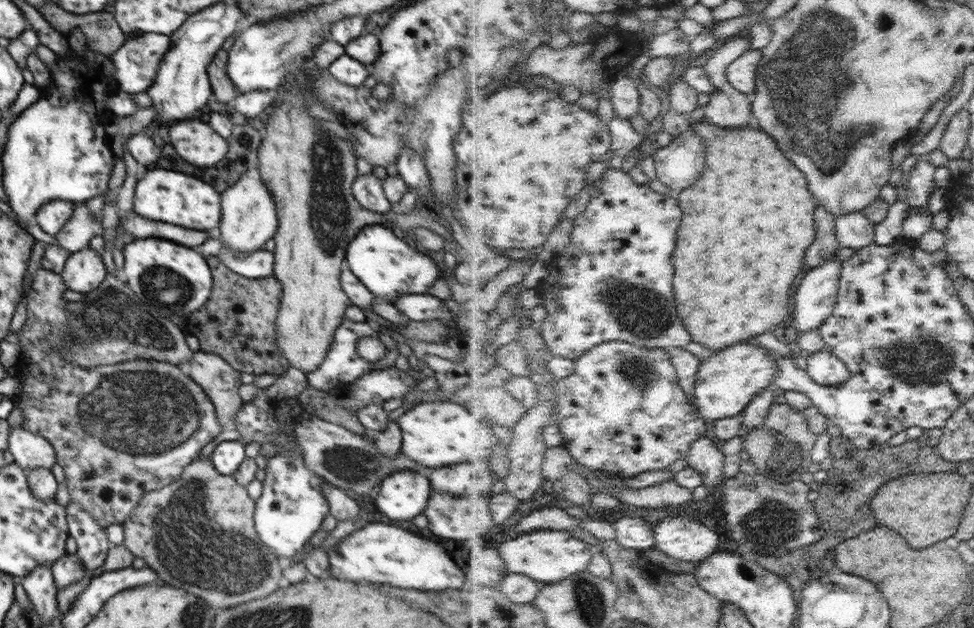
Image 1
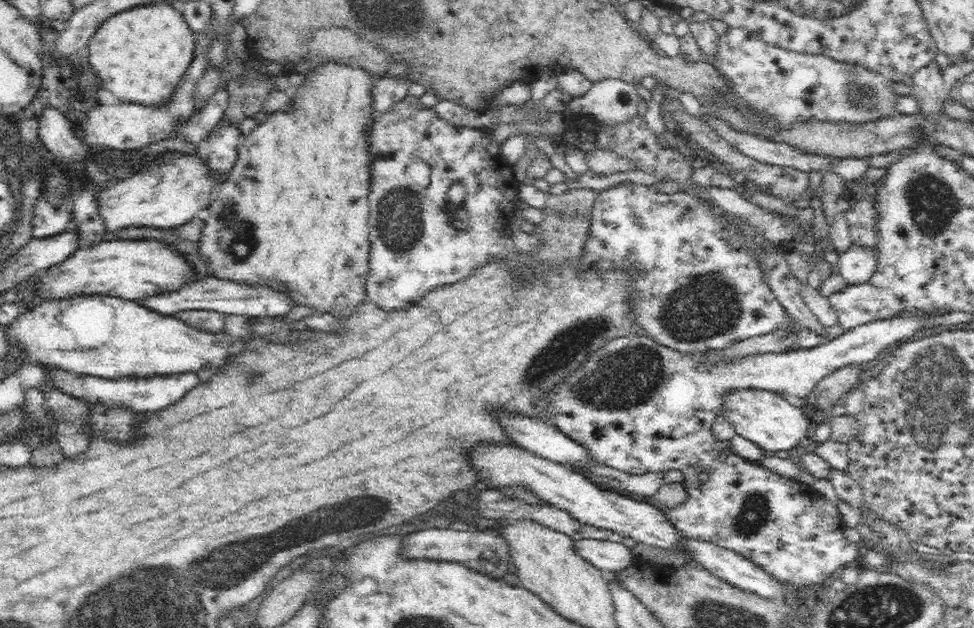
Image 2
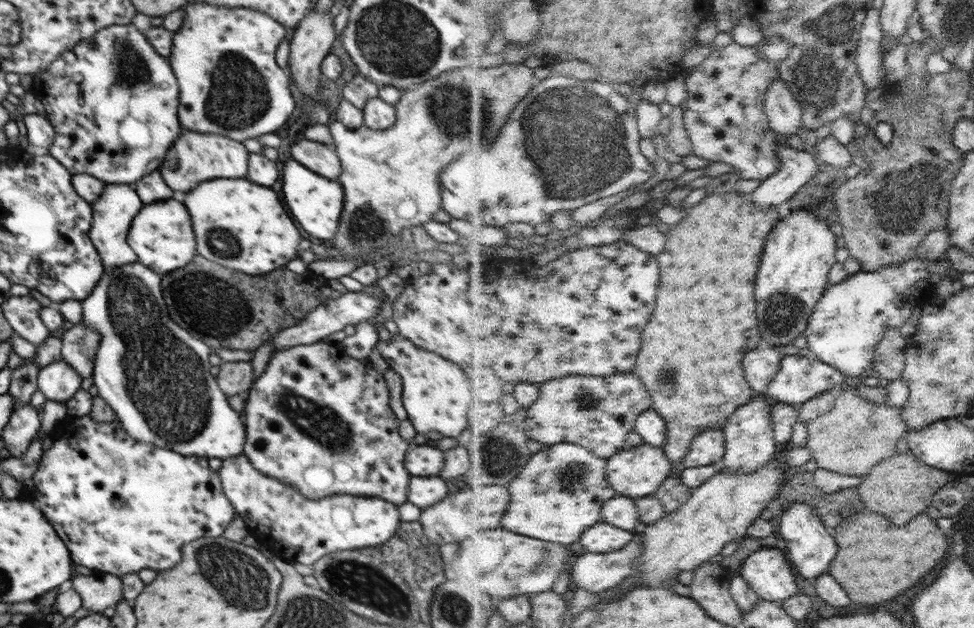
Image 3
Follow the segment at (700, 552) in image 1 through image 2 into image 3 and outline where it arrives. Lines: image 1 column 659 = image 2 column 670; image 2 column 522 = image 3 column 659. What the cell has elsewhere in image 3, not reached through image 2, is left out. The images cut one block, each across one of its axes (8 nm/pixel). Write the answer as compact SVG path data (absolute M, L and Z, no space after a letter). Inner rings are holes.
M644 441L642 445L625 447L620 454L609 459L609 479L620 495L634 499L655 496L672 476L672 462L664 448Z

